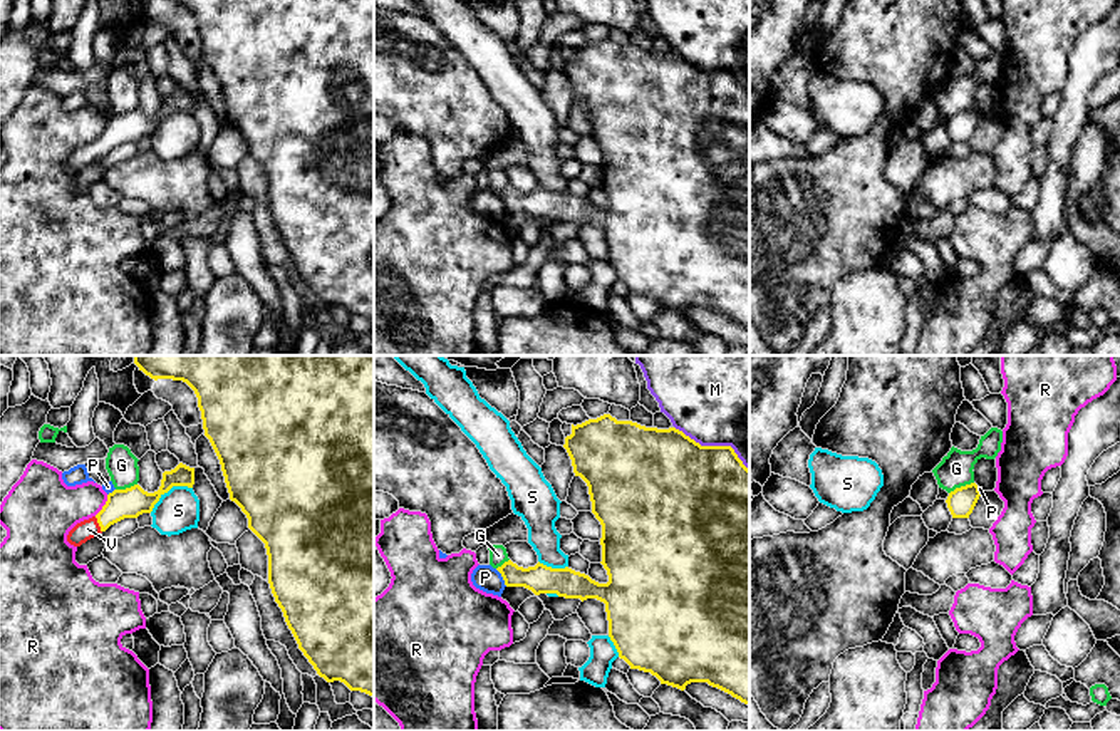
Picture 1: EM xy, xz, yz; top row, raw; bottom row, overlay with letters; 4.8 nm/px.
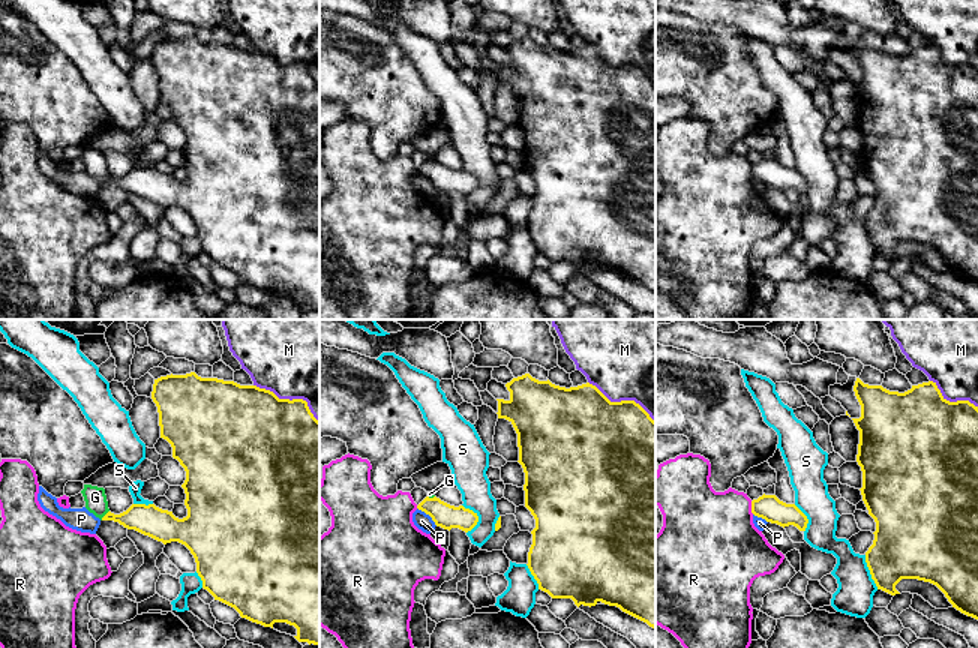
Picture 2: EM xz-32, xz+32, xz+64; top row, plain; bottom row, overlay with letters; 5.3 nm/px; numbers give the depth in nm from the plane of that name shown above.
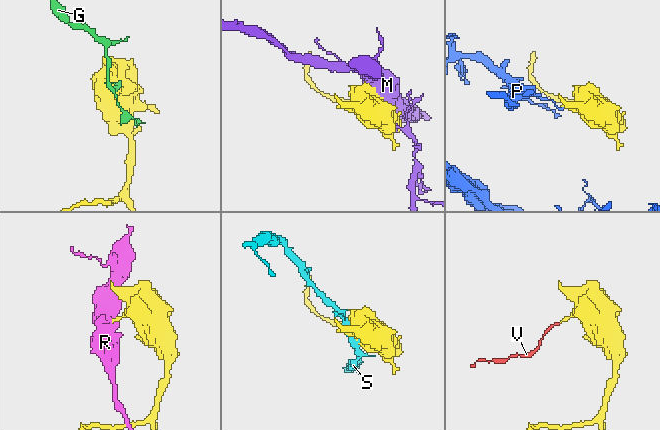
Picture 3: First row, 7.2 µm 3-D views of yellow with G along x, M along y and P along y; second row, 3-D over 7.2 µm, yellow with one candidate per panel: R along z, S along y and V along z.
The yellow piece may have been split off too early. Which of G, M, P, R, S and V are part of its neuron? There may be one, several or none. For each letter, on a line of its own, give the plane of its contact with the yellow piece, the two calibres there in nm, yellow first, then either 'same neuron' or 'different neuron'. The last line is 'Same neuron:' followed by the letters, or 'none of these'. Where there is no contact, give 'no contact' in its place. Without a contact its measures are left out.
G: yz | 140/160 nm | different neuron
M: xz | 500/360 nm | different neuron
P: xz | 140/120 nm | different neuron
R: xy | 140/260 nm | different neuron
S: xy | 140/200 nm | different neuron
V: xy | 140/90 nm | same neuron
Same neuron: V

